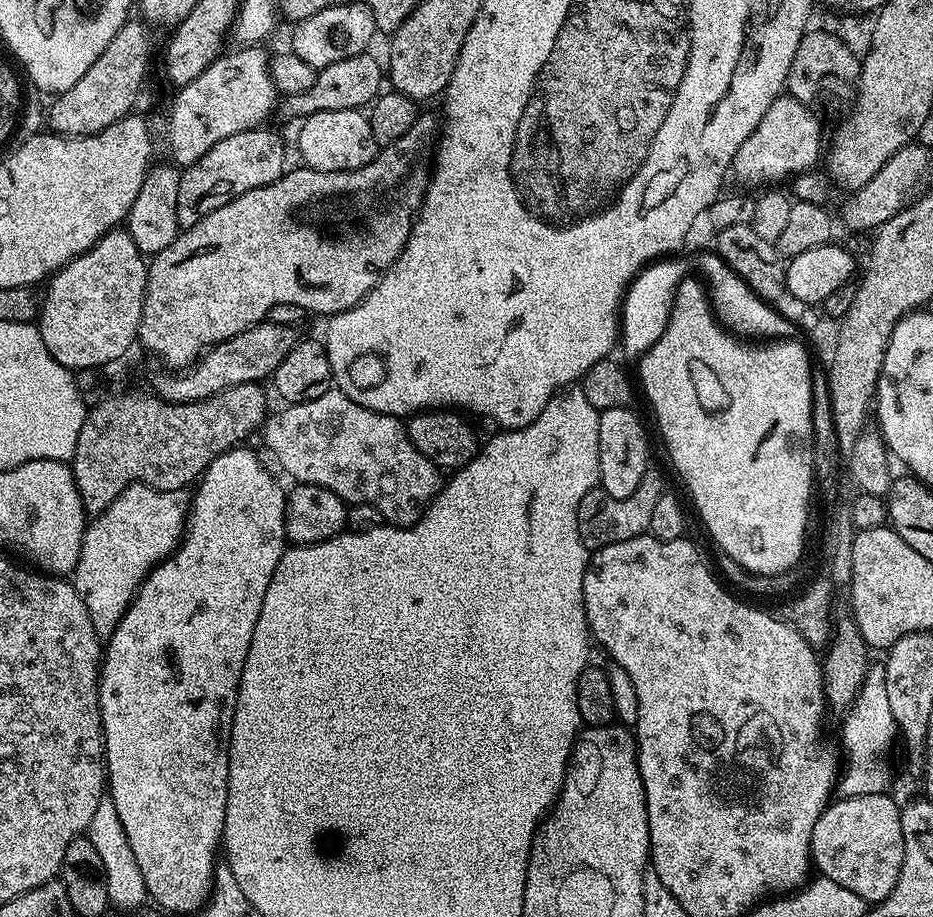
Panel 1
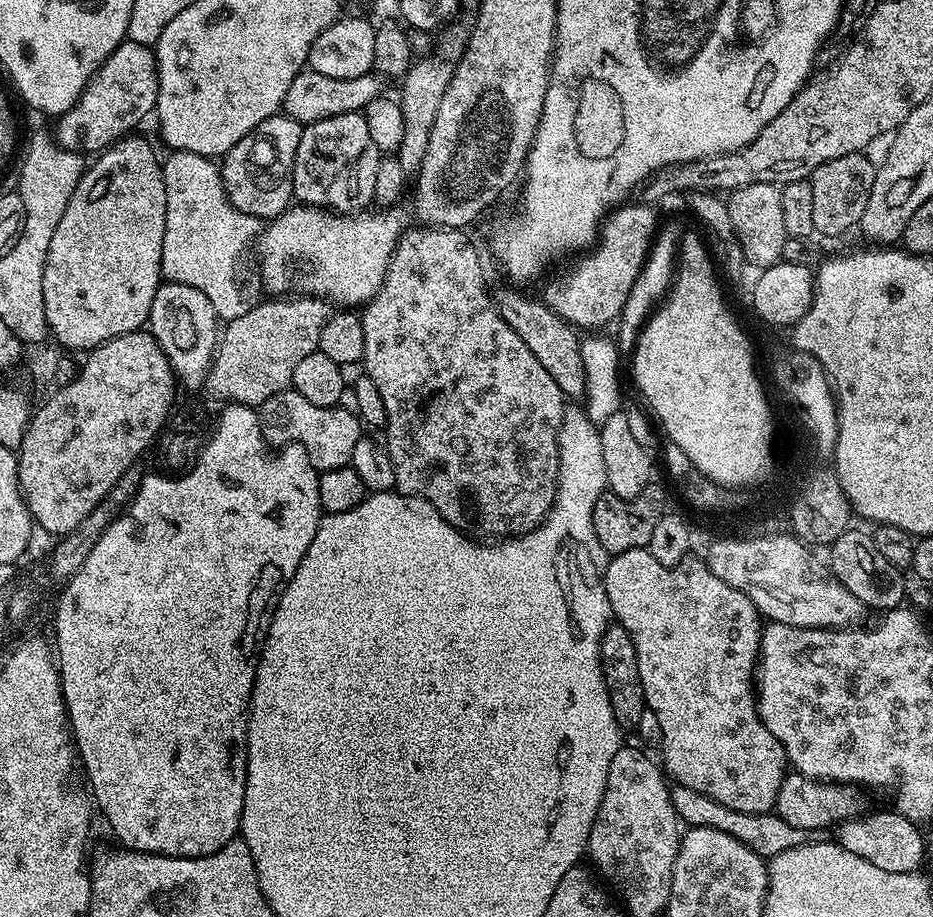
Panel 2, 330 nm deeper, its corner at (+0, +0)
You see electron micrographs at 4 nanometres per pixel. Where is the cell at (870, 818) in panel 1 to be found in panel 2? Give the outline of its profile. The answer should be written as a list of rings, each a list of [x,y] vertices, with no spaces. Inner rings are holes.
[[[673,783],[670,787],[670,798],[674,802],[674,810],[677,816],[685,825],[694,828],[713,828],[714,830],[722,830],[726,834],[730,834],[734,838],[738,838],[738,842],[742,842],[742,846],[746,846],[750,850],[759,852],[765,858],[771,858],[777,852],[793,848],[799,844],[818,844],[821,843],[822,836],[820,832],[811,832],[810,830],[802,830],[790,826],[782,819],[781,816],[775,814],[746,814],[738,810],[730,810],[726,806],[722,806],[718,801],[710,796],[701,796],[698,790],[690,790],[690,786],[682,786]]]

